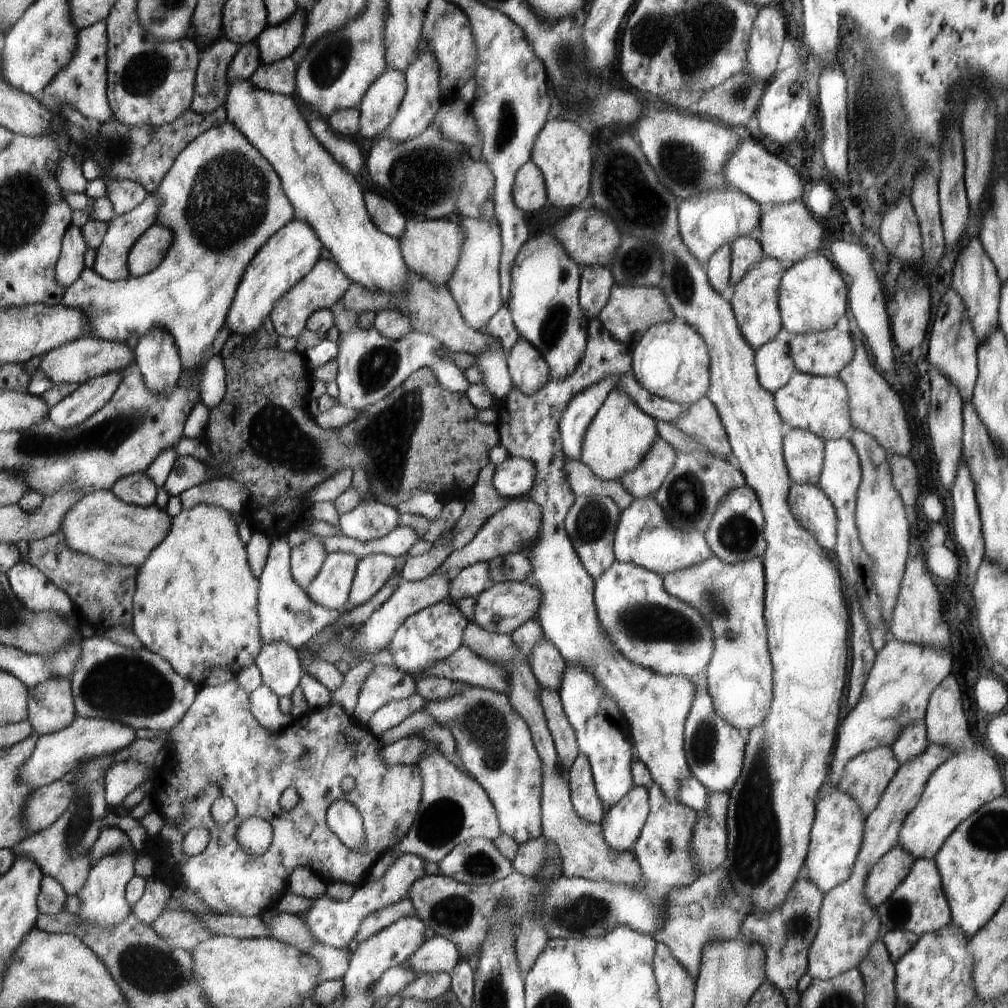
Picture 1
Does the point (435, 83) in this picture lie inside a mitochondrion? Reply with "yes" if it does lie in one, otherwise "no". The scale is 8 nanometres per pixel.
no

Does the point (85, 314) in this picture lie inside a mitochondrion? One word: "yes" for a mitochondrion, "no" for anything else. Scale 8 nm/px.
no

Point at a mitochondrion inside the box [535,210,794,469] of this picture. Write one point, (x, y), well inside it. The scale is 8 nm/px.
(636, 262)

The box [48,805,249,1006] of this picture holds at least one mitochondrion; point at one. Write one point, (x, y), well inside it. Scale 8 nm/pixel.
(150, 969)

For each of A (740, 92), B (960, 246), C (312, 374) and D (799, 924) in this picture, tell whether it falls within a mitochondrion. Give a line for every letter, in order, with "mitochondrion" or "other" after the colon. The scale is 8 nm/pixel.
A: mitochondrion
B: other
C: other
D: mitochondrion

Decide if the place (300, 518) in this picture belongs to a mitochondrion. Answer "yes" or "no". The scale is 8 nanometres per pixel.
no

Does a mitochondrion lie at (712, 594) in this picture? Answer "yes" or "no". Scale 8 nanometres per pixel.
yes

